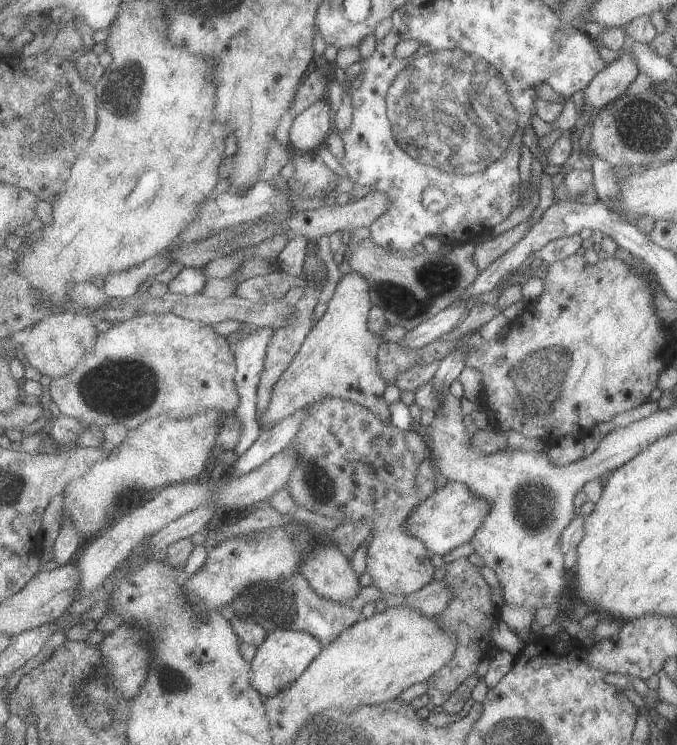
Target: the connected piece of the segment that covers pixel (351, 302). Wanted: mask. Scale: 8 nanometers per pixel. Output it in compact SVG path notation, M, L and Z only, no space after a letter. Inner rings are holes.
M351 270L341 277L326 313L310 331L297 357L274 387L266 412L258 418L263 429L275 427L300 409L319 403L326 397L348 399L369 408L384 422L392 422L390 405L384 398L389 384L381 377L378 366L383 338L371 332L368 324L374 305L370 291L370 283L360 273Z

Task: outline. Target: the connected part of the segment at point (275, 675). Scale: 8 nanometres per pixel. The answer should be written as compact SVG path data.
M276 630L258 647L252 663L255 674L253 687L264 697L275 697L278 692L296 682L322 654L321 640L304 631Z

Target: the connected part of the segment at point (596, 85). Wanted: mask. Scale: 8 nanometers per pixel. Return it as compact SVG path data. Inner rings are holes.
M620 51L619 58L607 64L581 88L586 106L595 112L624 95L626 88L638 75L632 57Z

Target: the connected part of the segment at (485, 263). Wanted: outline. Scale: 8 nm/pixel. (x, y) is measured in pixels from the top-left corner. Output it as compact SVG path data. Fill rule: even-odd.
M528 220L519 222L511 230L492 238L479 242L476 252L473 254L476 266L481 271L487 270L501 256L504 256L509 250L528 232L530 226Z

